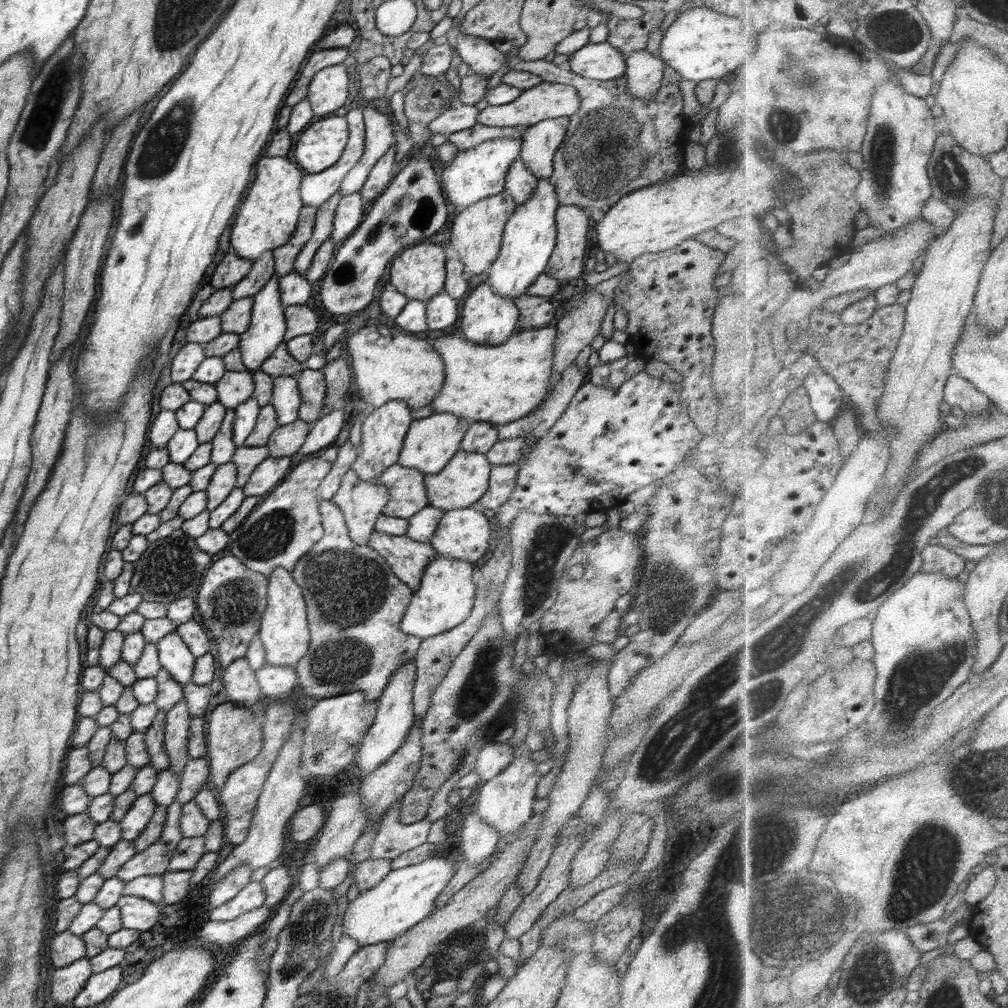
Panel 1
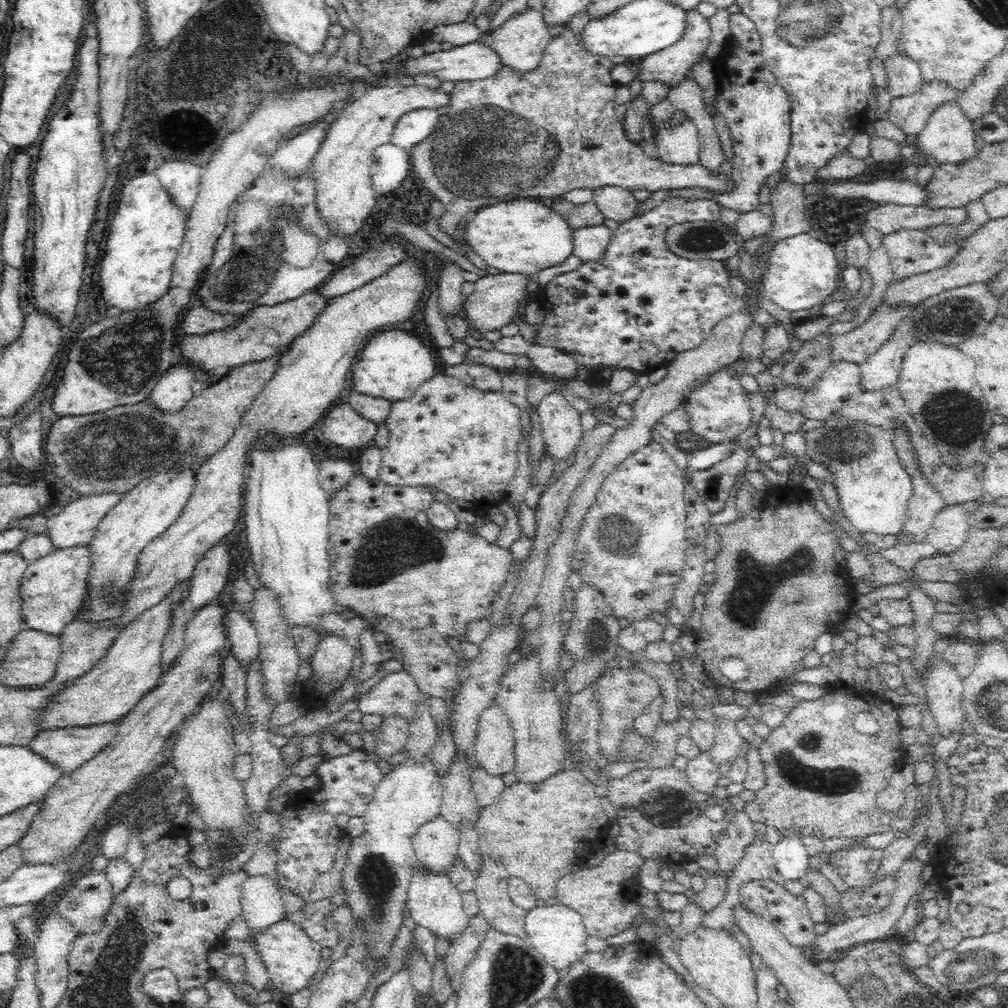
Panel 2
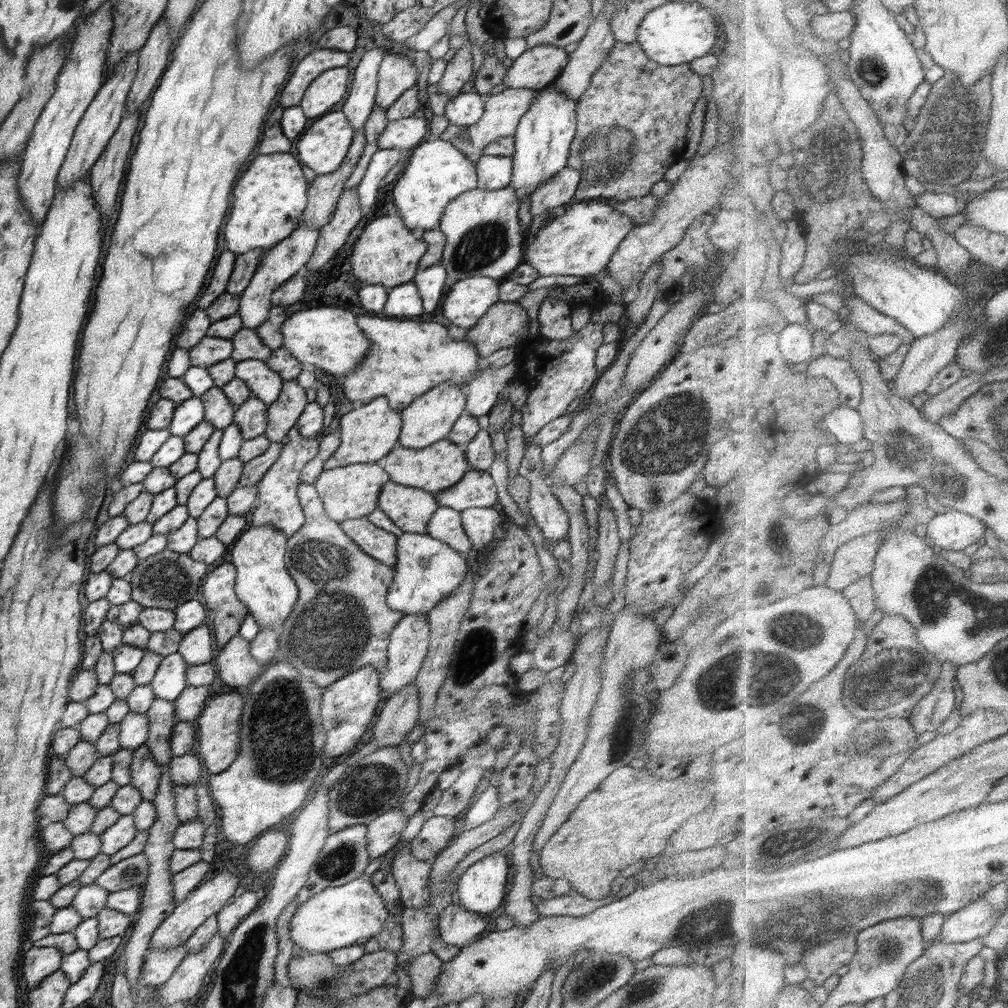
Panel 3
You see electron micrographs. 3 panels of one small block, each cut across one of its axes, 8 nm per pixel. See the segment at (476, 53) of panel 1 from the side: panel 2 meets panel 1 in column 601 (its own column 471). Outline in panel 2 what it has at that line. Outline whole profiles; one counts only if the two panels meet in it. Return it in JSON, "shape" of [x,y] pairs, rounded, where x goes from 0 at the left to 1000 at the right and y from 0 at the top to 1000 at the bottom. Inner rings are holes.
{"shape":[[[560,24],[560,31],[554,36],[547,36],[544,46],[542,46],[538,60],[534,63],[534,67],[522,71],[522,73],[512,73],[508,68],[501,63],[496,65],[496,69],[490,75],[480,79],[461,79],[451,81],[451,86],[447,91],[446,103],[444,103],[444,111],[440,111],[436,115],[436,121],[433,122],[433,127],[429,129],[429,133],[422,137],[420,141],[409,148],[407,153],[407,169],[413,172],[417,177],[417,181],[423,188],[425,188],[430,194],[438,198],[441,204],[441,212],[435,218],[437,228],[445,234],[454,234],[454,226],[456,222],[464,222],[466,218],[472,215],[473,207],[481,205],[482,203],[491,203],[499,199],[518,198],[518,196],[533,197],[537,199],[546,200],[553,196],[557,196],[560,192],[579,187],[580,188],[591,189],[592,188],[607,185],[623,188],[624,189],[642,188],[645,191],[653,190],[654,188],[668,188],[679,187],[700,187],[702,189],[708,191],[721,191],[728,188],[728,180],[726,177],[720,177],[715,172],[706,173],[706,170],[700,169],[696,166],[694,161],[686,165],[667,164],[657,161],[655,158],[647,159],[638,152],[635,144],[628,144],[620,136],[618,124],[611,116],[610,89],[615,84],[605,75],[605,69],[611,63],[622,62],[620,58],[613,58],[612,56],[595,56],[591,55],[571,40],[569,33]]]}

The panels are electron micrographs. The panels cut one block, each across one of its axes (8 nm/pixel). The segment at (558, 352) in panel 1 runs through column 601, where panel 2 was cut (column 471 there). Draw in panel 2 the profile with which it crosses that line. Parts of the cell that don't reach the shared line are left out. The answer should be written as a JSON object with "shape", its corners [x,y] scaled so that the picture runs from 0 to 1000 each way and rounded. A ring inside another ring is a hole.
{"shape":[[[496,270],[476,275],[471,280],[469,292],[462,300],[462,313],[468,323],[480,334],[482,329],[496,327],[510,315],[510,312],[518,311],[520,296],[523,289],[523,278],[528,275],[526,272],[508,272]]]}

